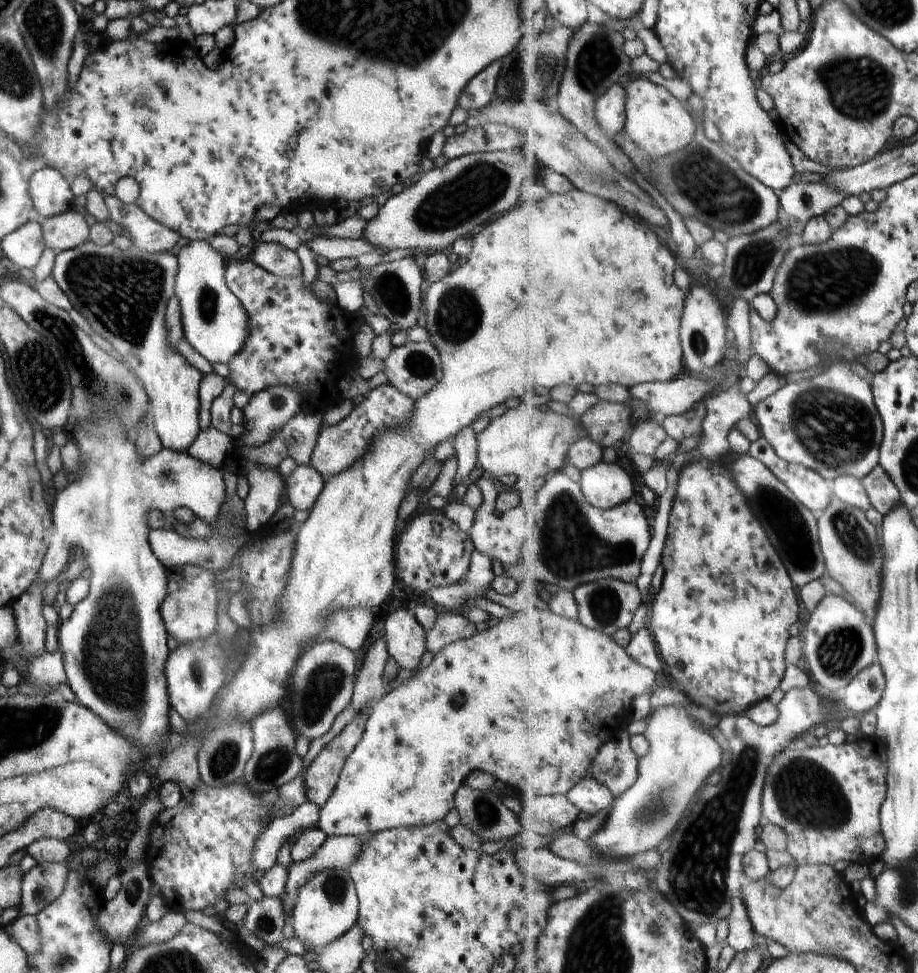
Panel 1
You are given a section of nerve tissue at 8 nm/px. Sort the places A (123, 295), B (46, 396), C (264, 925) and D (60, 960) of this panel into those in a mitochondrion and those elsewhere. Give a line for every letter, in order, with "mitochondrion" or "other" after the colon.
A: mitochondrion
B: mitochondrion
C: mitochondrion
D: mitochondrion

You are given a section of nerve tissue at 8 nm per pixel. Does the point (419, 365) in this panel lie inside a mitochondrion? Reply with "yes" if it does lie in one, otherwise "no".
yes

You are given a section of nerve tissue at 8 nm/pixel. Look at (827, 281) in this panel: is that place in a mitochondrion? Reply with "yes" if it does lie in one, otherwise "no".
yes

